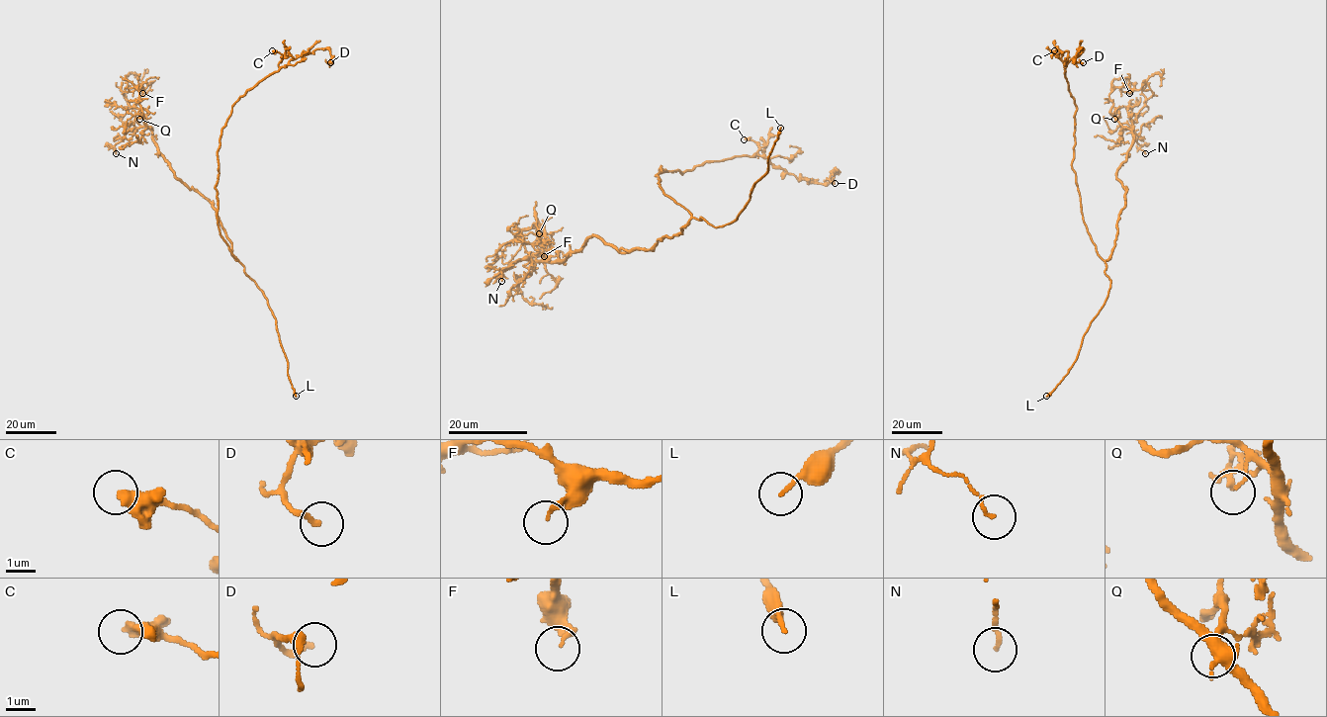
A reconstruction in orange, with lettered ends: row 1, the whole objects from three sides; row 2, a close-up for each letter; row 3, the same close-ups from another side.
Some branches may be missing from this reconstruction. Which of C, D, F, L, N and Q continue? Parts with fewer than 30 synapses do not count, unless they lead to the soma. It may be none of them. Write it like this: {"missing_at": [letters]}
{"missing_at": ["L"]}

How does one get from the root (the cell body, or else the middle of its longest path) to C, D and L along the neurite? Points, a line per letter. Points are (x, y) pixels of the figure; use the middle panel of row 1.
C: (680, 205), (660, 187), (656, 175), (660, 167), (682, 173), (707, 161), (754, 155), (758, 144), (744, 139)
D: (680, 205), (660, 187), (661, 166), (682, 173), (764, 155), (808, 182), (826, 184), (837, 171), (835, 183)
L: (680, 205), (715, 226), (733, 222), (767, 171), (780, 128)

